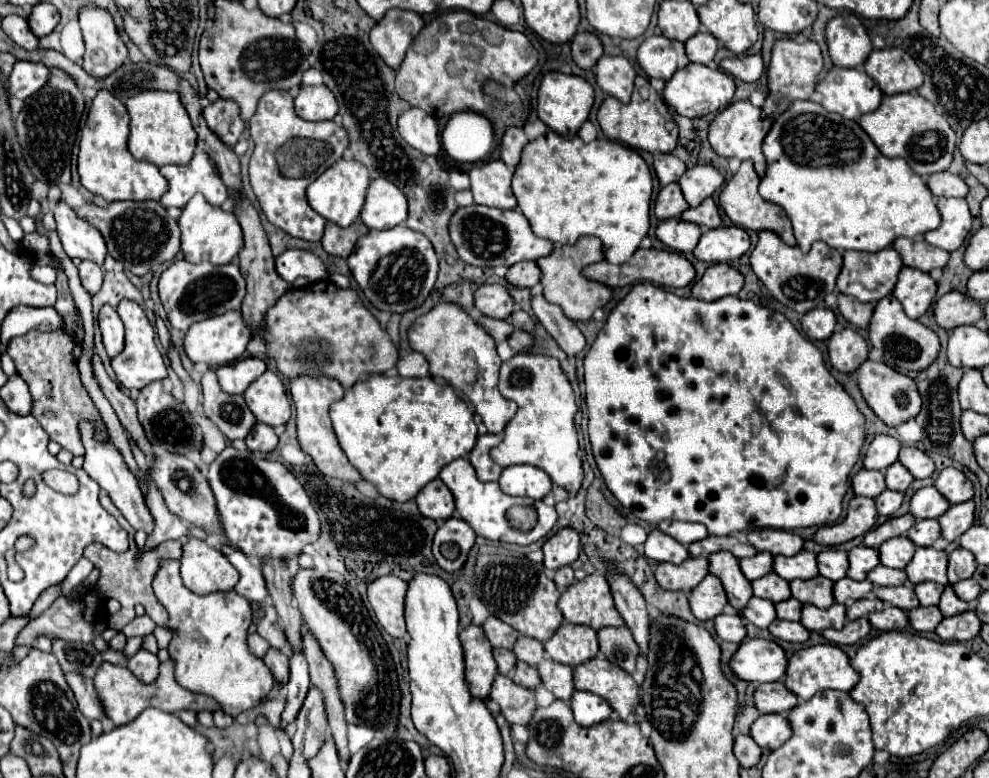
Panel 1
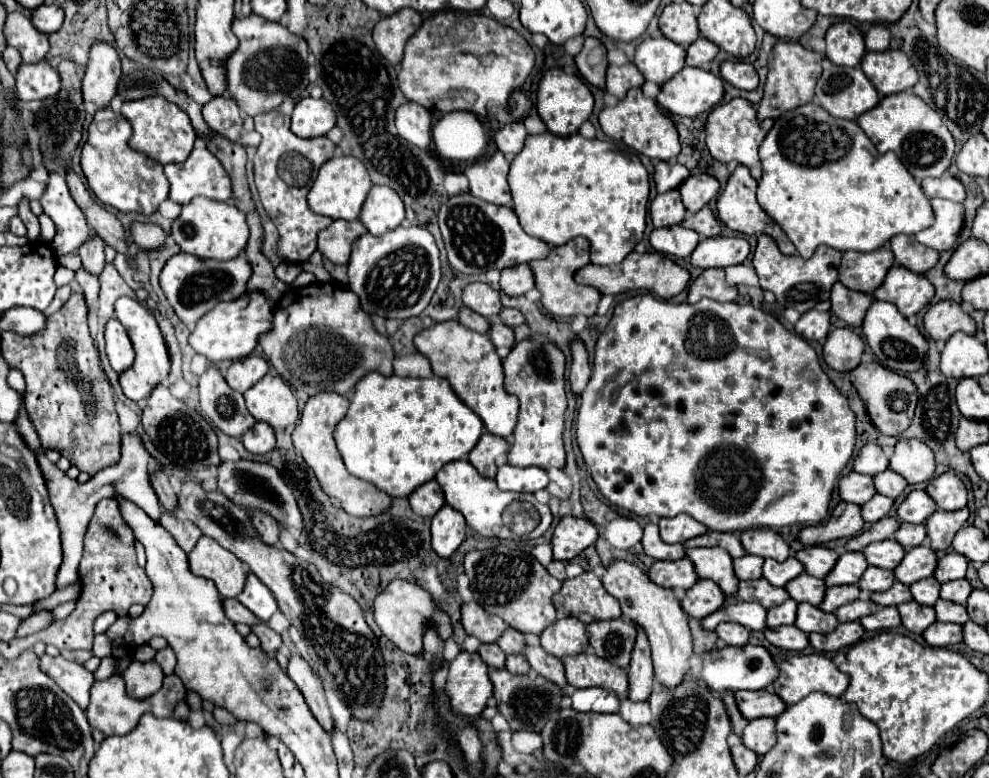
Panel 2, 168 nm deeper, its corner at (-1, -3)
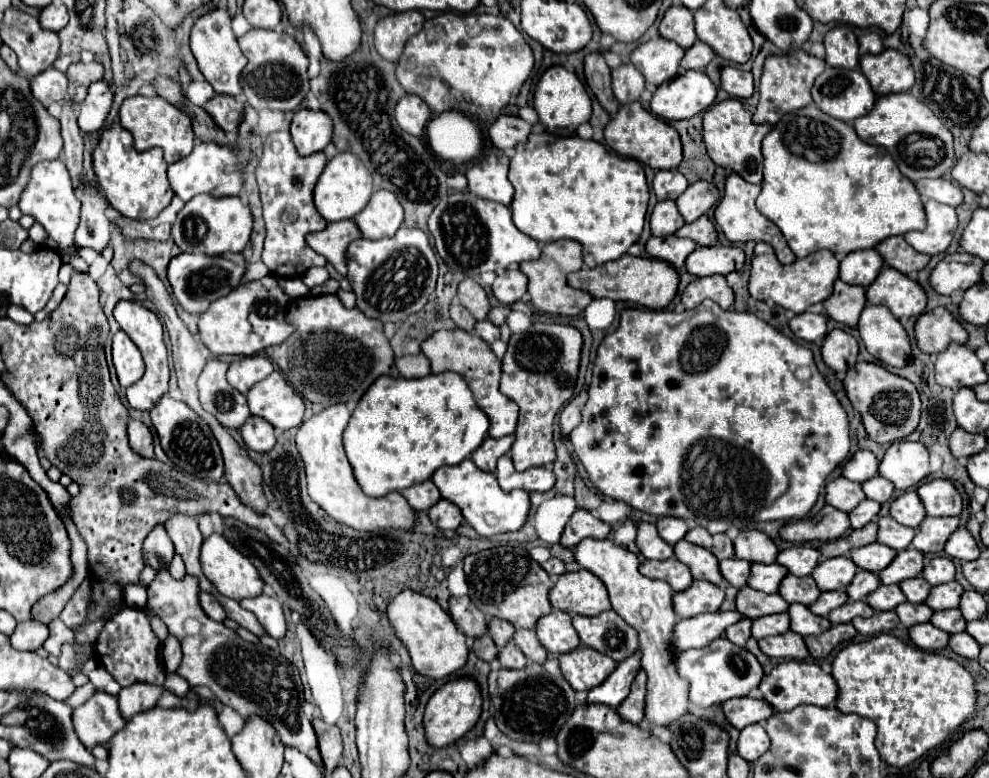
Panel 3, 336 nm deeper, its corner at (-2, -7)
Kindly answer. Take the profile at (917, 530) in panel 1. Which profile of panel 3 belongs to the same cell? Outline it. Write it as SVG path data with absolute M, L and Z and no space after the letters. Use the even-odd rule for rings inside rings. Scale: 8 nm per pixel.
M878 515L876 523L878 523L878 543L884 543L884 545L888 545L896 551L906 549L912 543L914 535L916 535L914 529L896 523L892 517ZM892 539L900 539L900 541L892 541Z

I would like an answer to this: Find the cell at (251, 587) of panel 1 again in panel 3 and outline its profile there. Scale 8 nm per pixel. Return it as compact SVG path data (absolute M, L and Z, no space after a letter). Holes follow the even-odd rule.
M260 595L254 599L242 599L240 605L248 611L252 611L258 619L258 623L264 627L264 631L274 637L282 639L286 633L286 621L284 621L284 611L280 601L270 599L268 595Z

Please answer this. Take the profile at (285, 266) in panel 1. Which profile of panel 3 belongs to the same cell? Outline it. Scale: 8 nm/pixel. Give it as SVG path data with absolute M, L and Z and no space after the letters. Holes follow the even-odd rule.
M294 277L294 279L280 279L286 295L290 295L292 299L300 299L300 297L308 297L310 295L310 289L302 283L300 277Z

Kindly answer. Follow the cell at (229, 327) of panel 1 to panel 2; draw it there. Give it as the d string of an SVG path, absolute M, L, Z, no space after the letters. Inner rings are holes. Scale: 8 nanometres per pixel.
M245 293L237 301L217 303L217 307L209 311L209 315L203 315L197 321L193 333L189 335L189 345L195 349L195 353L205 355L211 363L237 361L247 357L255 349L257 337L267 331L271 319L273 319L273 303L269 303L269 299L265 301L263 295Z

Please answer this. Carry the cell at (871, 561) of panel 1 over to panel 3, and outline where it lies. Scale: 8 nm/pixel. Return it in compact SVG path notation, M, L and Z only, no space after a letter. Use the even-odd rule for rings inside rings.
M832 557L824 559L814 567L814 581L820 591L832 591L832 589L844 589L850 579L854 577L856 567L848 557Z

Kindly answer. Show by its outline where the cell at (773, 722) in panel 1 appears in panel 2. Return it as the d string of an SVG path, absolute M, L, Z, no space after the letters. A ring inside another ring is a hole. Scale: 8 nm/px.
M761 717L749 721L749 725L743 729L743 743L753 749L757 755L765 755L775 743L775 719L773 717Z

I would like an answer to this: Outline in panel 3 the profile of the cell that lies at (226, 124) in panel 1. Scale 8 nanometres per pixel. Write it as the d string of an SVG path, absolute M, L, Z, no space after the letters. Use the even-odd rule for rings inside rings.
M214 95L216 99L206 101L202 107L208 111L208 115L222 127L228 135L234 135L238 131L238 123L244 113L244 105L238 103L230 95Z

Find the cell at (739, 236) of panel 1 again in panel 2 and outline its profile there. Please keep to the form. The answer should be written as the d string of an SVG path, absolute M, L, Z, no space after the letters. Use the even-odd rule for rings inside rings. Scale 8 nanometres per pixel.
M707 237L691 253L691 265L699 269L739 265L749 255L745 237Z

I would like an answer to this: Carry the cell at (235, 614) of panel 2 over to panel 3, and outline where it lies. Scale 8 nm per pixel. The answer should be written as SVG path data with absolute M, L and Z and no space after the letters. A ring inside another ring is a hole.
M198 593L198 599L200 599L200 607L202 611L214 619L214 621L224 621L226 619L226 613L222 609L222 605L216 601L216 597L212 597L210 593Z

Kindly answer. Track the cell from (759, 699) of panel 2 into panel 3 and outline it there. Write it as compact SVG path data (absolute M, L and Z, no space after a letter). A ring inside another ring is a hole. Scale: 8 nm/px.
M740 697L740 699L730 699L722 703L722 713L728 719L728 723L734 729L744 729L746 725L752 723L762 723L772 715L772 707L766 701L750 699L750 697Z

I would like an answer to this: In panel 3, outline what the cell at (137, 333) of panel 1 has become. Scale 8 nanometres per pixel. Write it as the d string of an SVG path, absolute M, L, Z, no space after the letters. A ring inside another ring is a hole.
M120 301L114 309L114 317L118 321L118 325L122 327L122 331L134 341L134 345L140 349L144 363L146 363L146 373L144 377L134 383L132 387L126 389L126 399L130 403L132 409L140 409L140 411L150 411L160 397L168 391L168 379L166 379L166 371L170 377L170 369L168 369L168 355L166 355L166 345L162 339L162 323L156 317L156 313L152 313L150 309L146 309L144 305L140 305L138 301Z

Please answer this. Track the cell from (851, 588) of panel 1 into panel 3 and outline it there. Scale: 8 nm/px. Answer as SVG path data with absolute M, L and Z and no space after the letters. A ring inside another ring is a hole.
M826 591L826 593L820 593L818 601L812 603L808 609L814 613L814 615L822 615L826 617L832 609L840 607L842 603L848 601L848 595L844 591Z

